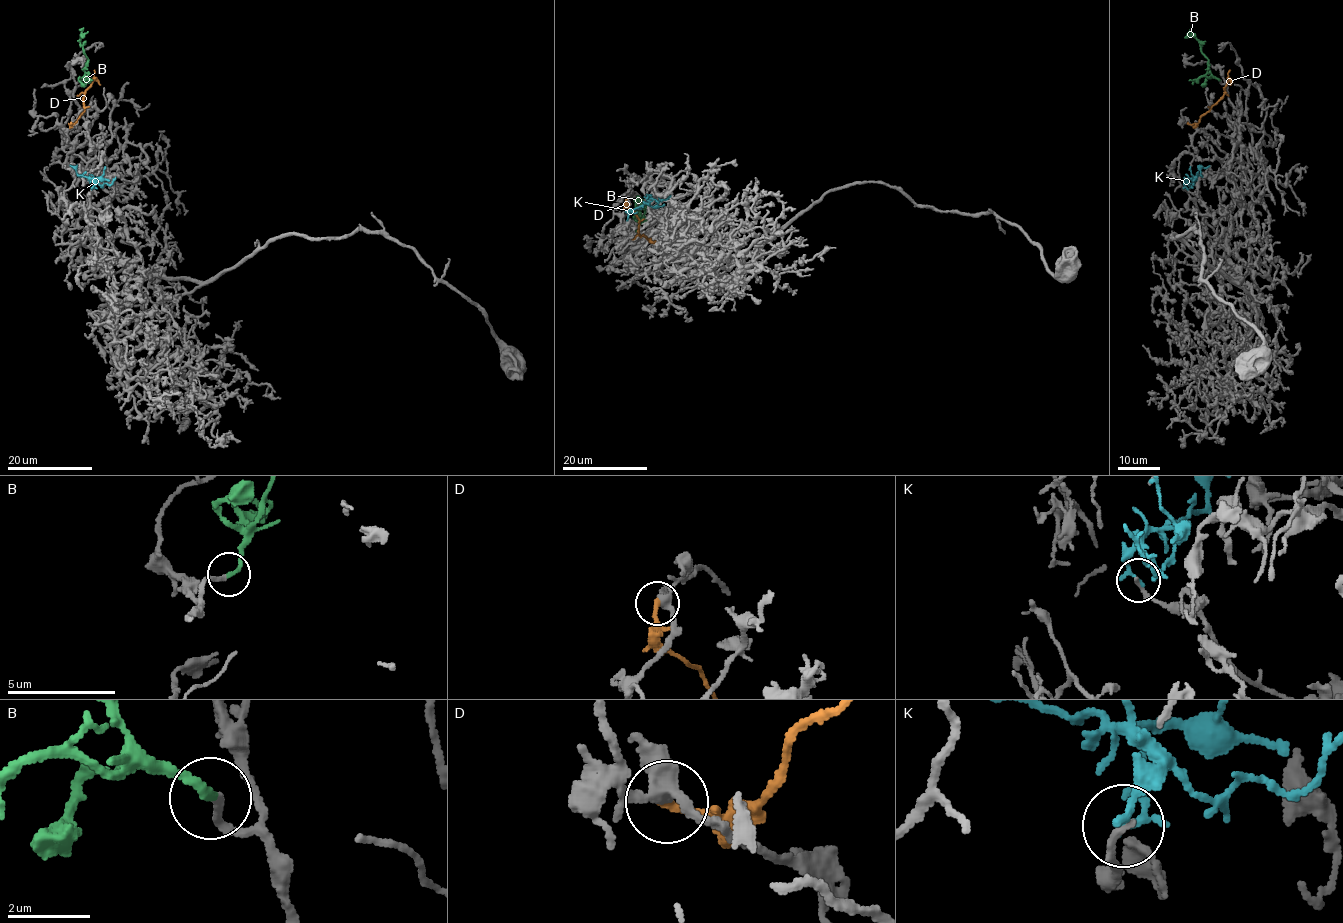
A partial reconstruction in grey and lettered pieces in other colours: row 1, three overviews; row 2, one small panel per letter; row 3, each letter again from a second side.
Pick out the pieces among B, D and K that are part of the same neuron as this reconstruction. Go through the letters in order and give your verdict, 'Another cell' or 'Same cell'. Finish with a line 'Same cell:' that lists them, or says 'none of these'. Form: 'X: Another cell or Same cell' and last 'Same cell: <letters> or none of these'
B: Same cell
D: Another cell
K: Another cell
Same cell: B

